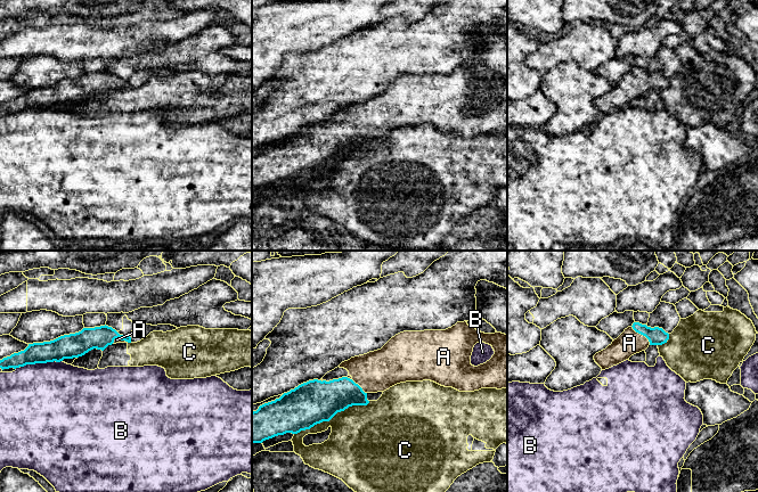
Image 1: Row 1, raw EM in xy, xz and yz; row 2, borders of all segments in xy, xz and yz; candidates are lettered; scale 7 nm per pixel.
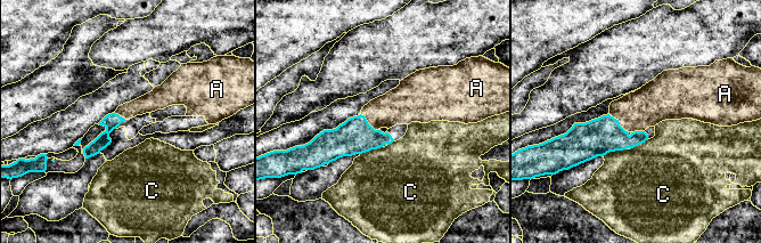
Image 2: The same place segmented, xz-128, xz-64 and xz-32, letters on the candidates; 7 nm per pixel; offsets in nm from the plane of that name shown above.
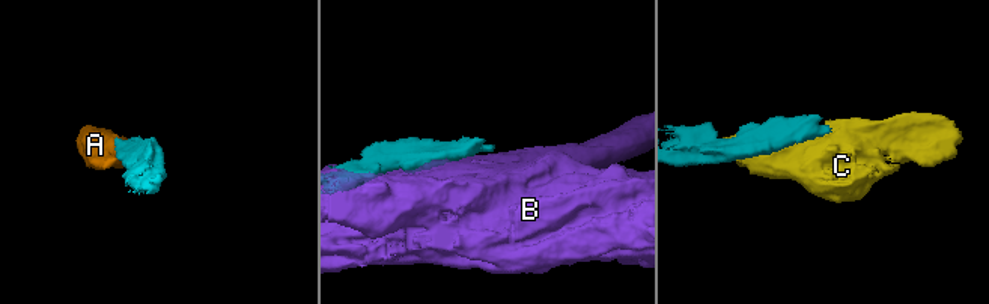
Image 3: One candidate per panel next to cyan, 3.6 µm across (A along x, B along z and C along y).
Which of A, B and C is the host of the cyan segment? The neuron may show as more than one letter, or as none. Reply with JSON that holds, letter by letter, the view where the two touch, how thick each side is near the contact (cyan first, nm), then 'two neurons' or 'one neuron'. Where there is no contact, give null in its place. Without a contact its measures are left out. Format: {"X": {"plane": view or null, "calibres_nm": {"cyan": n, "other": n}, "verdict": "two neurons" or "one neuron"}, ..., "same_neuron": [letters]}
{"A": {"plane": "yz", "calibres_nm": {"cyan": 130, "other": 170}, "verdict": "one neuron"}, "B": {"plane": "xy", "calibres_nm": {"cyan": 170, "other": 500}, "verdict": "two neurons"}, "C": {"plane": "xz", "calibres_nm": {"cyan": 300, "other": 440}, "verdict": "two neurons"}, "same_neuron": ["A"]}

